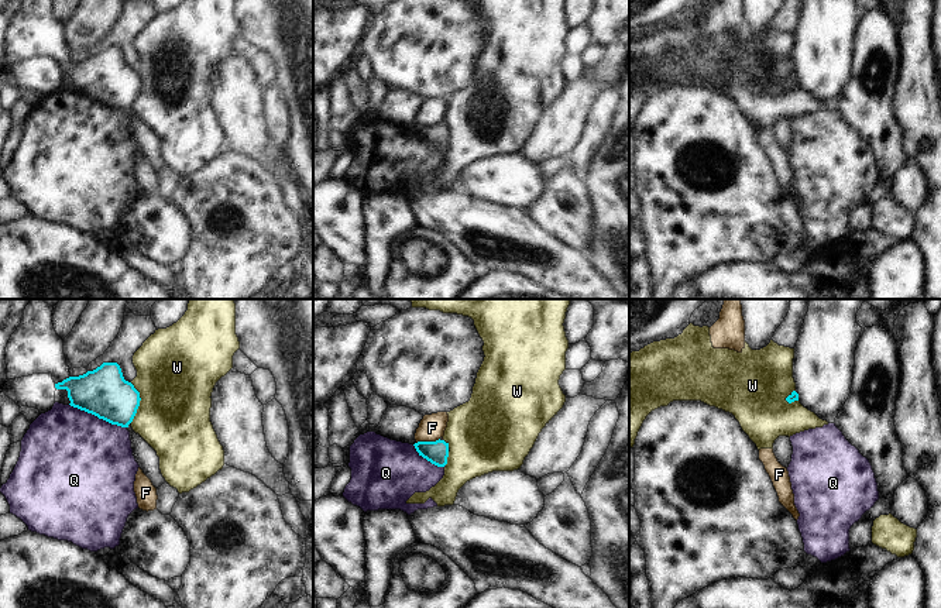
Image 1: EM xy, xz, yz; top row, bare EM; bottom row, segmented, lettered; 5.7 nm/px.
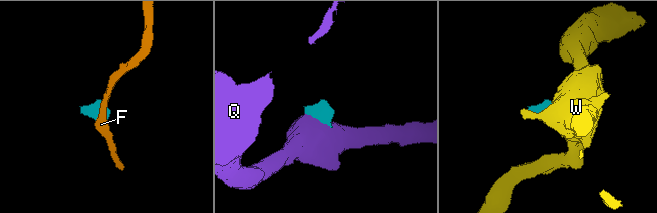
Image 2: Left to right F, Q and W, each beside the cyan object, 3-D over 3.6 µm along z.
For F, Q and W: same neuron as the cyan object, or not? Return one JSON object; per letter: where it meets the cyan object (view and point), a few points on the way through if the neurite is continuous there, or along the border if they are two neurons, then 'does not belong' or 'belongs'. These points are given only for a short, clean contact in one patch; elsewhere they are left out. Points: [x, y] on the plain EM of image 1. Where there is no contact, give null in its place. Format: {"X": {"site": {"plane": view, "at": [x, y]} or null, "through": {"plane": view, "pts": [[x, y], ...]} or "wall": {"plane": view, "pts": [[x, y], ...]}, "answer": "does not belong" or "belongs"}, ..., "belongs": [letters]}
{"F": {"site": {"plane": "xz", "at": [428, 126]}, "wall": {"plane": "xz", "pts": [[439, 122], [416, 127]]}, "answer": "does not belong"}, "Q": {"site": {"plane": "xy", "at": [98, 100]}, "answer": "does not belong"}, "W": {"site": {"plane": "xy", "at": [138, 86]}, "answer": "does not belong"}, "belongs": []}

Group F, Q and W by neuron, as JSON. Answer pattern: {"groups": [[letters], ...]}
{"groups": [["F"], ["Q"], ["W"]]}

